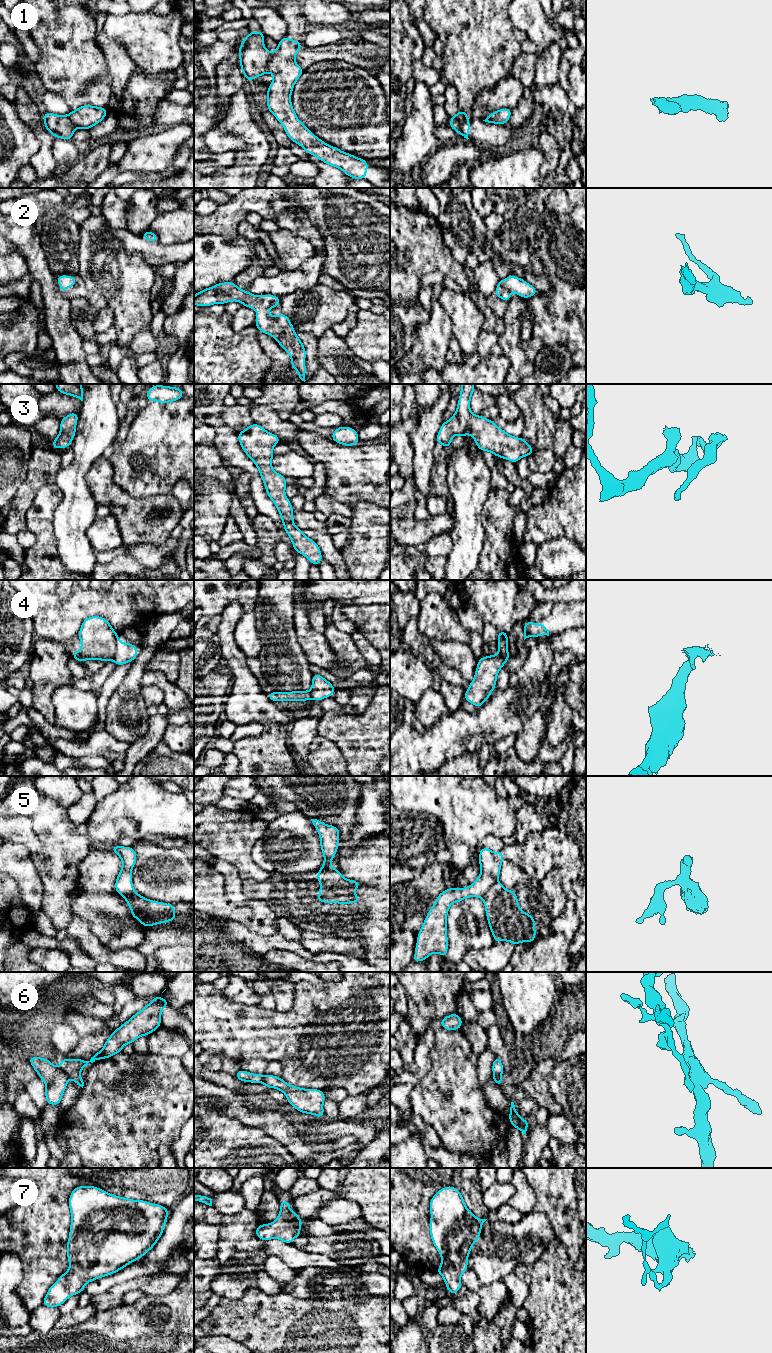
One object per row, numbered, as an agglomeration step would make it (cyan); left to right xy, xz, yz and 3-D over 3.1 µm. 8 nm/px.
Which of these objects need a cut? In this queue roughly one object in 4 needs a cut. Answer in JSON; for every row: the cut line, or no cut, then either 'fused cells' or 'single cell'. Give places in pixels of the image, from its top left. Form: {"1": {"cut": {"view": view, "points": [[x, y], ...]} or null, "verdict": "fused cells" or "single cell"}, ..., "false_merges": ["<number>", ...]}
{"1": {"cut": {"view": "xz", "points": [[271, 52], [268, 71]]}, "verdict": "fused cells"}, "2": {"cut": null, "verdict": "single cell"}, "3": {"cut": null, "verdict": "single cell"}, "4": {"cut": {"view": "xy", "points": [[118, 641], [115, 647], [115, 656], [112, 659]]}, "verdict": "fused cells"}, "5": {"cut": {"view": "yz", "points": [[497, 881], [482, 897]]}, "verdict": "fused cells"}, "6": {"cut": {"view": "yz", "points": [[493, 1074], [502, 1083]]}, "verdict": "fused cells"}, "7": {"cut": null, "verdict": "single cell"}, "false_merges": ["1", "4", "5", "6"]}

